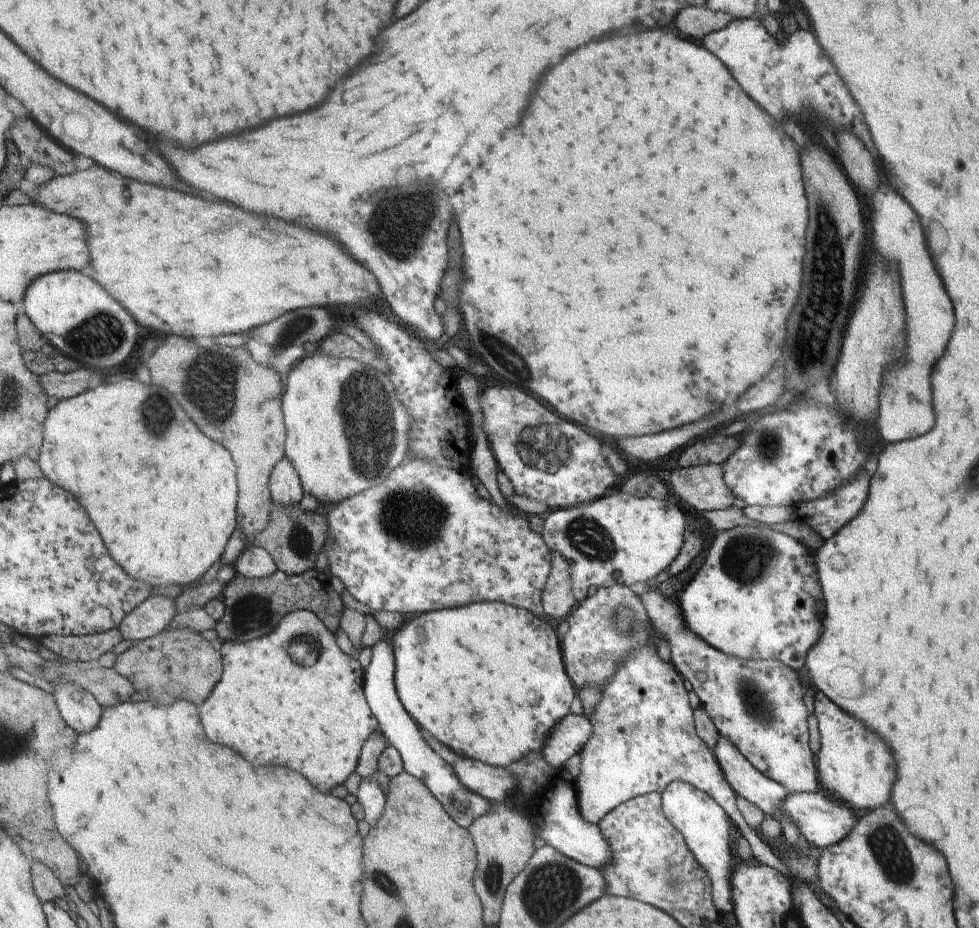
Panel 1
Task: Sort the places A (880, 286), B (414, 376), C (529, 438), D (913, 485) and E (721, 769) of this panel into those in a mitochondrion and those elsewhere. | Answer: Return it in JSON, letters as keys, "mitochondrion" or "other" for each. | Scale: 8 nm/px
{"A":"other","B":"other","C":"mitochondrion","D":"other","E":"other"}

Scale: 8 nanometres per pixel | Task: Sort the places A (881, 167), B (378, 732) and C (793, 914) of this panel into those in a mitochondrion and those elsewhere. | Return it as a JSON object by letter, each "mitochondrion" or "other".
{"A":"other","B":"other","C":"other"}

